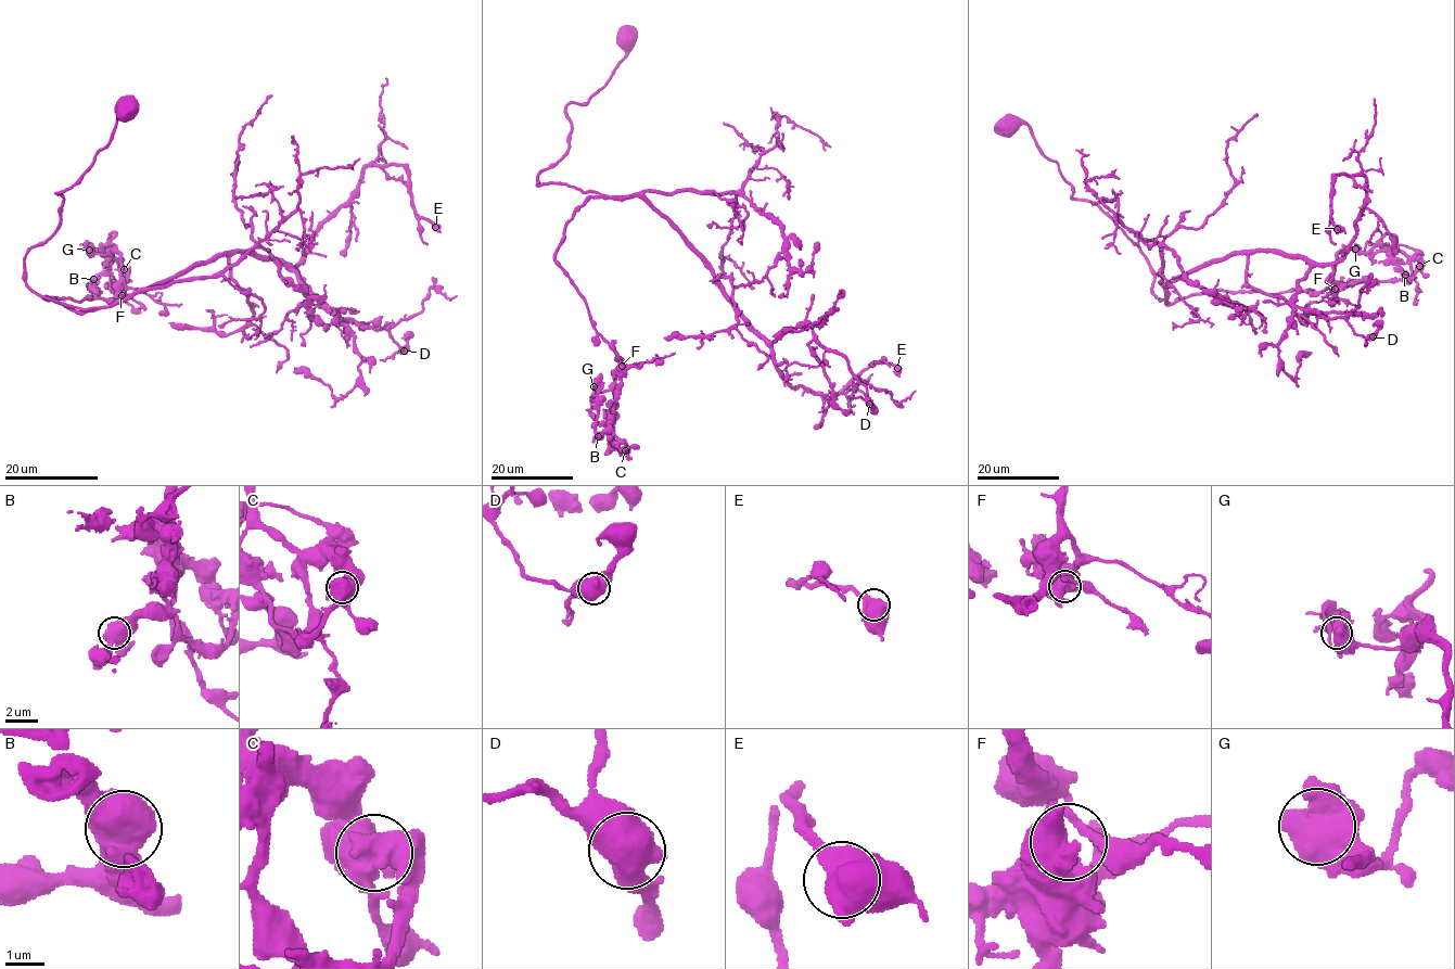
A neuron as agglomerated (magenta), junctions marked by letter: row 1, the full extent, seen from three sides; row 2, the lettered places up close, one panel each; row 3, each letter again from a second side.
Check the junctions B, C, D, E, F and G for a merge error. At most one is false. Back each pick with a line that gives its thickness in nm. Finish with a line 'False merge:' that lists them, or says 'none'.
C: calibre 650 nm
False merge: C

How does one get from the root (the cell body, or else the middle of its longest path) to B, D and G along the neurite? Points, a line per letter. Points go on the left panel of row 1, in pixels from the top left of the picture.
B: (125, 111), (24, 258), (35, 292), (97, 307), (79, 311), (45, 297), (111, 298), (112, 245), (93, 279)
D: (125, 111), (92, 166), (55, 192), (61, 225), (24, 258), (35, 292), (112, 306), (254, 252), (404, 351)
G: (125, 111), (55, 192), (61, 225), (24, 281), (96, 308), (45, 297), (114, 295), (120, 256), (89, 250)

